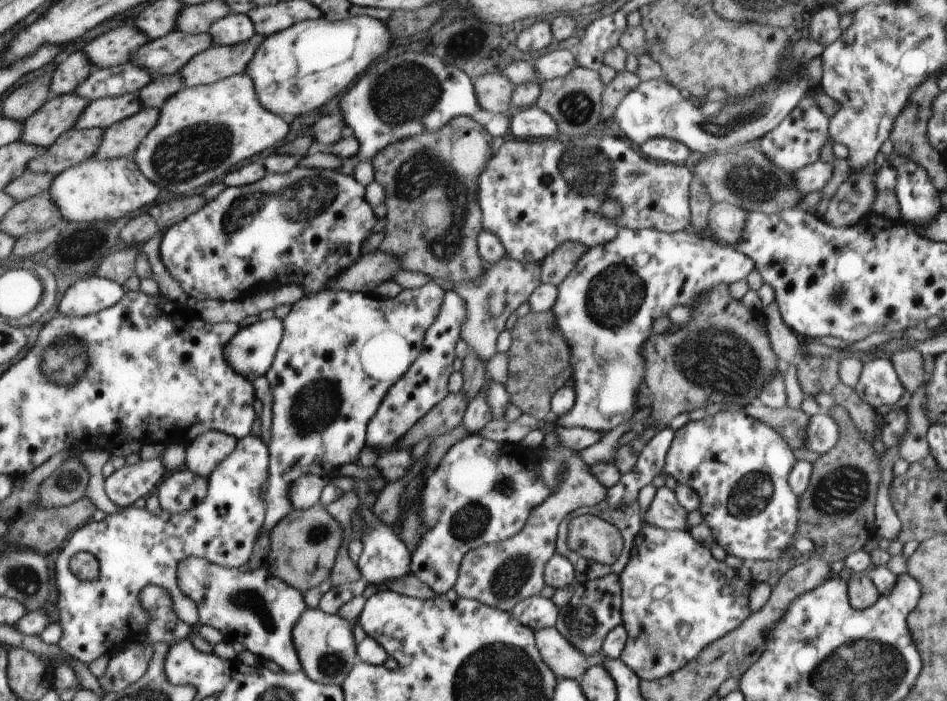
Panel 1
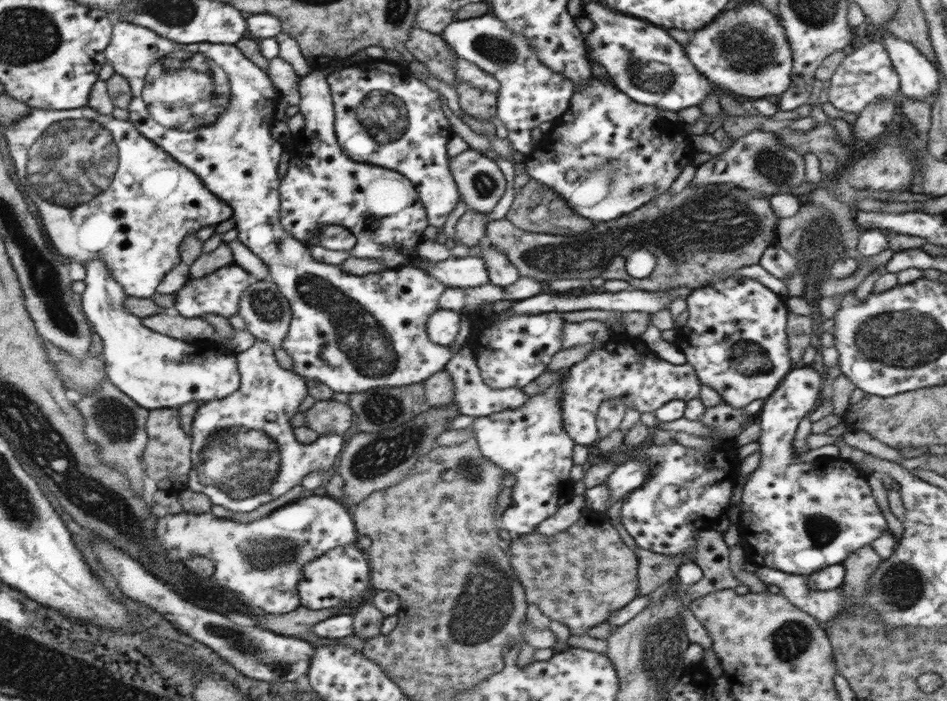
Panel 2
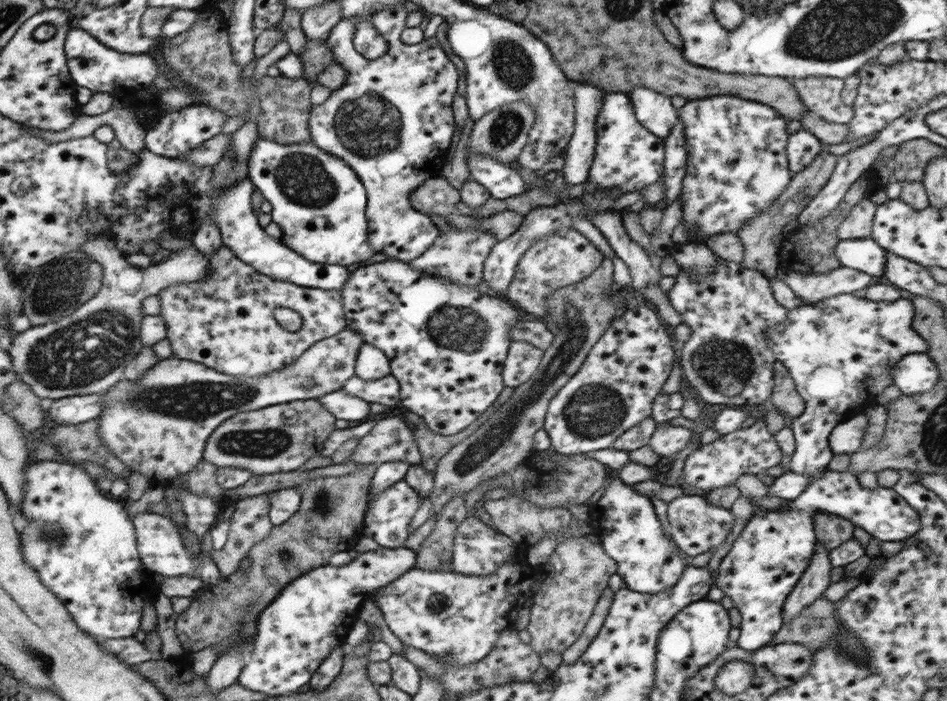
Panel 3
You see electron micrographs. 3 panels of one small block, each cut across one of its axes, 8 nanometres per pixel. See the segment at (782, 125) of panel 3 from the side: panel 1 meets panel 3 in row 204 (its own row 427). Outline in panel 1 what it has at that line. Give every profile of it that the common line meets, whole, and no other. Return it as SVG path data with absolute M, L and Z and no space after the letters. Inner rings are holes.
M742 409L690 420L675 434L663 472L672 476L677 483L690 486L698 494L701 504L699 512L703 522L712 530L715 542L724 549L726 555L744 559L746 563L781 561L782 554L793 548L792 541L800 518L800 497L792 492L788 483L797 460L782 436L768 424L748 416Z

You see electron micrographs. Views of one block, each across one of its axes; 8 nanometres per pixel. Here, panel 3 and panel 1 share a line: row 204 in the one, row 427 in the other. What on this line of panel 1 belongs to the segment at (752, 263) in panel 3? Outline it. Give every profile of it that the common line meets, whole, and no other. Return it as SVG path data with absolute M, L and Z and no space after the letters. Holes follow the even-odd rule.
M755 400L747 404L742 410L748 416L752 416L752 418L768 424L772 430L776 430L788 446L792 448L792 451L806 446L810 416L801 409L796 410L789 406L770 409Z

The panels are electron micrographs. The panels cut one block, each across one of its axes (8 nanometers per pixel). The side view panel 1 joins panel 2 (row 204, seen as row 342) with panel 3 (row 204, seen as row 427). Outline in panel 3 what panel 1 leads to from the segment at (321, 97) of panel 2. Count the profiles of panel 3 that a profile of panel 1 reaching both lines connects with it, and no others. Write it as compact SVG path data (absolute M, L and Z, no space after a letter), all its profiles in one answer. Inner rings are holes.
M258 134L248 160L248 178L272 205L271 217L281 229L280 242L313 263L340 265L364 262L374 256L366 219L367 193L356 172L340 157L318 148L315 143L280 144Z

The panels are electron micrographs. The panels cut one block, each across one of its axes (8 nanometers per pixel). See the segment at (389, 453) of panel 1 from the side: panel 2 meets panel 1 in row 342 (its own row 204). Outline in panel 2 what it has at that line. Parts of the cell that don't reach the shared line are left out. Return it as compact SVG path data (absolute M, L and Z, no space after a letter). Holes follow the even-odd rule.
M372 58L334 71L327 75L327 81L335 110L335 135L343 153L358 163L370 162L406 176L415 184L427 213L428 225L441 231L448 216L459 203L460 194L450 172L449 157L446 155L446 144L454 132L444 114L438 92L416 78L405 64Z

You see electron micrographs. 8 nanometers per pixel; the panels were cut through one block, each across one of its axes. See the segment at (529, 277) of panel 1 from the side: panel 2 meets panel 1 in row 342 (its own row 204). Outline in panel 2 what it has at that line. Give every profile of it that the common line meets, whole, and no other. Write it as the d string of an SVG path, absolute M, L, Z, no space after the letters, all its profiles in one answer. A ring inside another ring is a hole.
M472 148L449 158L449 168L457 184L460 200L466 204L466 211L490 214L506 191L506 178L497 162Z

